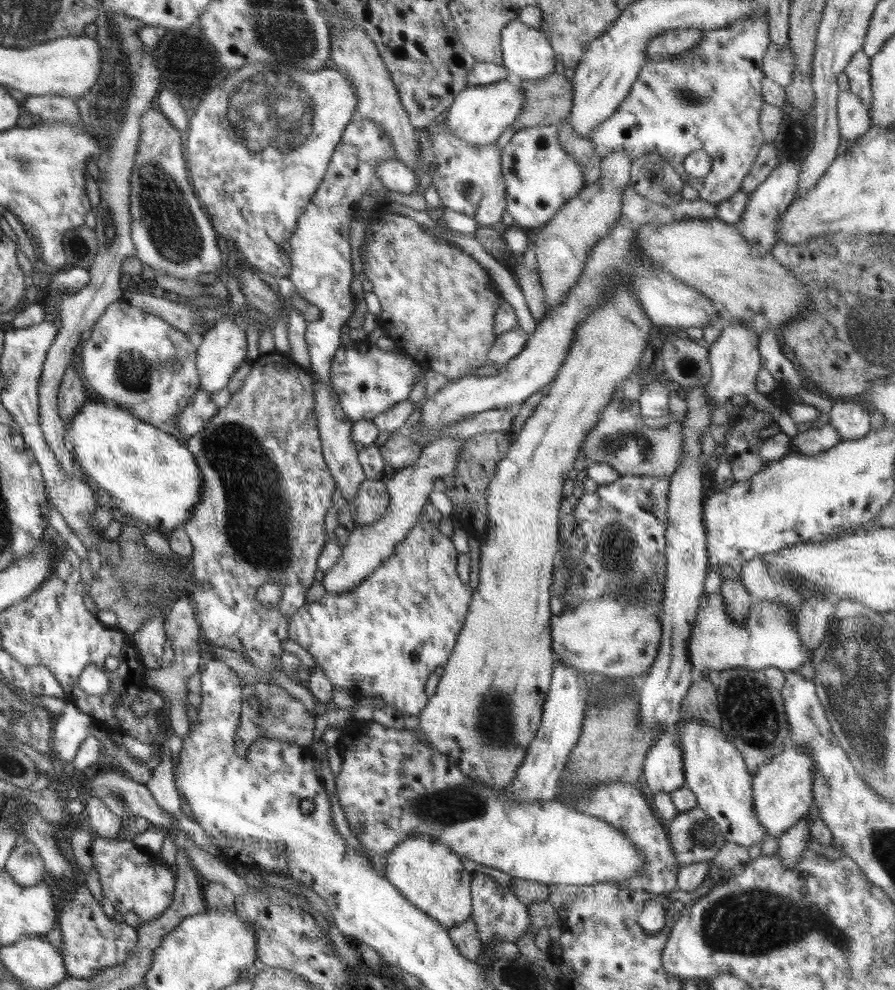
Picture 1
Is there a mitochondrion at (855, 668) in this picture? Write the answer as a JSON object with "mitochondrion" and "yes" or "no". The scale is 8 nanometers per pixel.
{"mitochondrion":"yes"}

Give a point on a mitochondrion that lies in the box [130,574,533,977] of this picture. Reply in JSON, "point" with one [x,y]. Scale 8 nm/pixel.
{"point":[458,802]}

